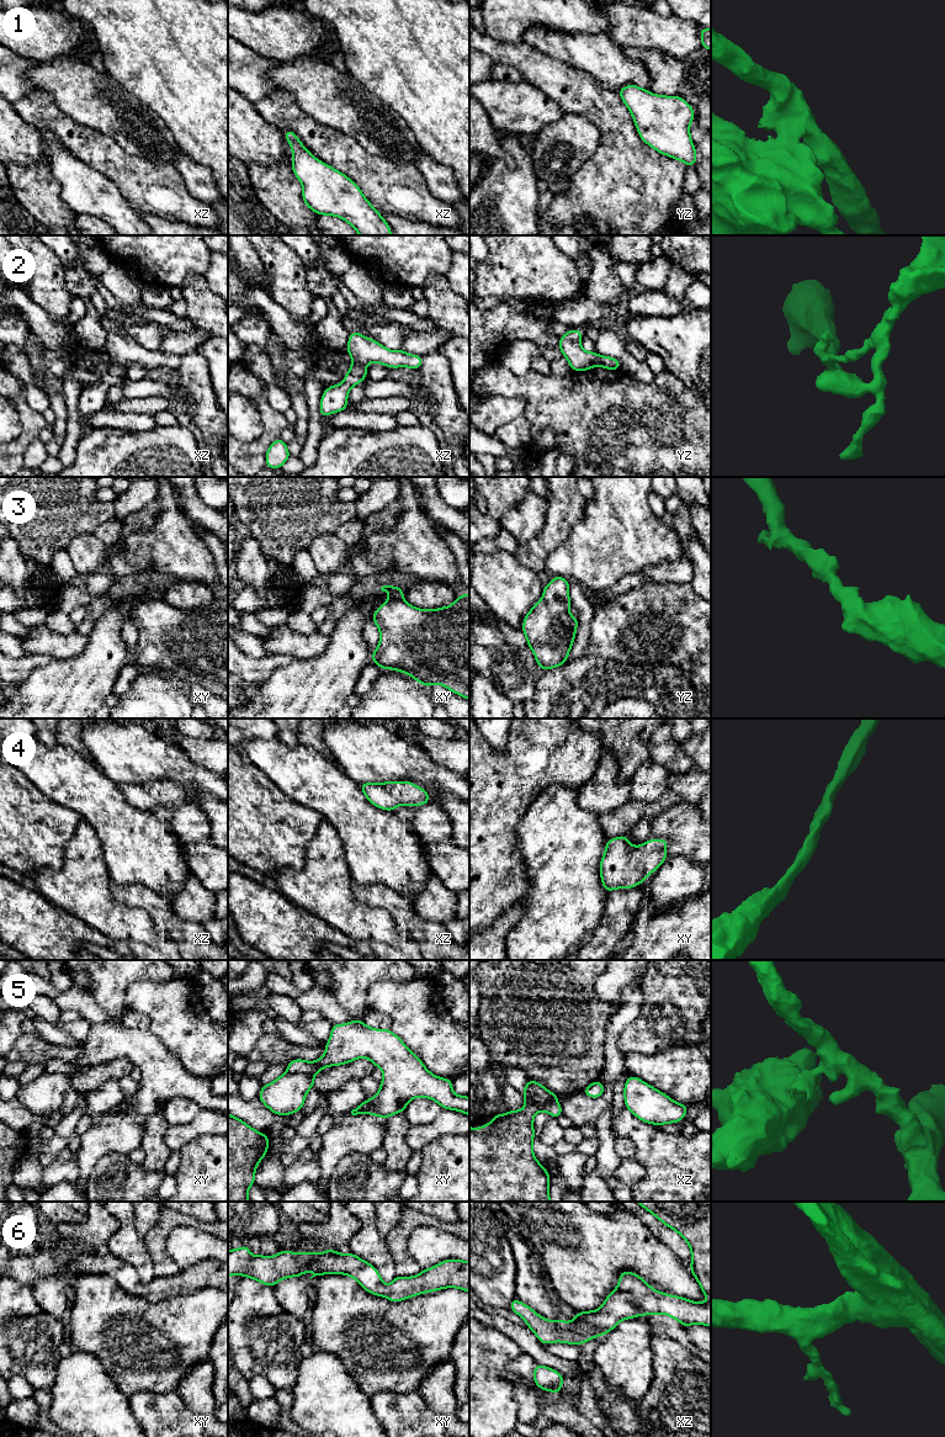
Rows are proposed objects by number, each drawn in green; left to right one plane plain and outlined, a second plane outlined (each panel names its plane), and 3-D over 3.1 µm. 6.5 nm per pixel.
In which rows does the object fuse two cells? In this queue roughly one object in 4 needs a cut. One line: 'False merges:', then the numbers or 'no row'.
False merges: 2, 5

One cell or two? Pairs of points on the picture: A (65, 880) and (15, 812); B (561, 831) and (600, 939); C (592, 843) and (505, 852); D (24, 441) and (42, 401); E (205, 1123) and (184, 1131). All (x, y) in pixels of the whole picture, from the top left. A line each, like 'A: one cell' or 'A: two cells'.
A: two cells
B: two cells
C: two cells
D: two cells
E: one cell

